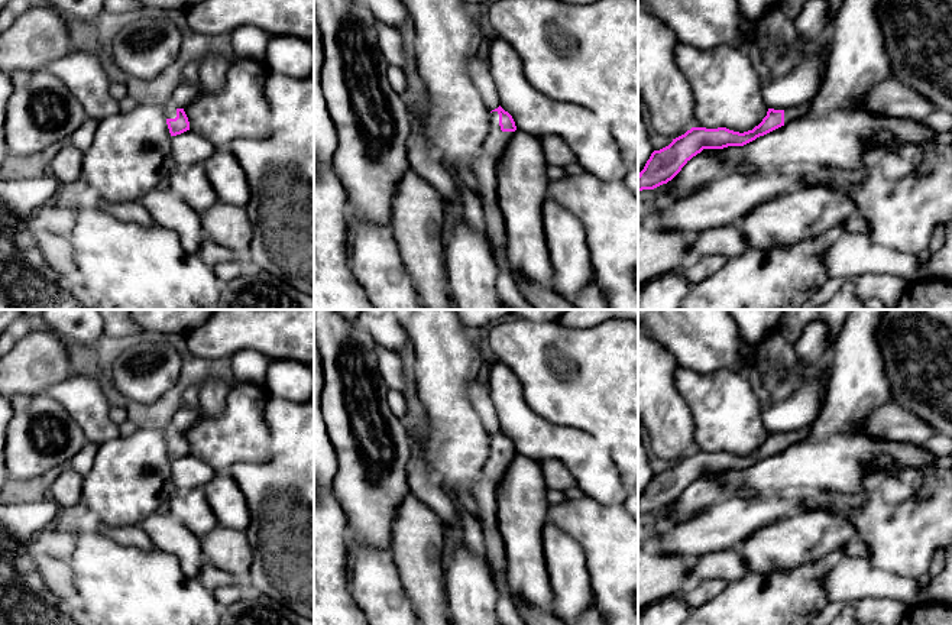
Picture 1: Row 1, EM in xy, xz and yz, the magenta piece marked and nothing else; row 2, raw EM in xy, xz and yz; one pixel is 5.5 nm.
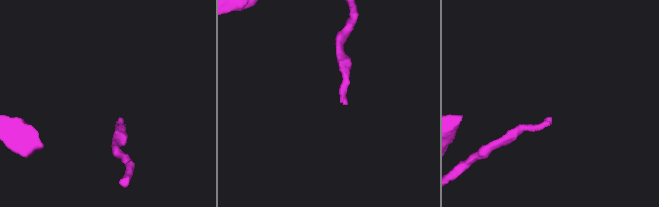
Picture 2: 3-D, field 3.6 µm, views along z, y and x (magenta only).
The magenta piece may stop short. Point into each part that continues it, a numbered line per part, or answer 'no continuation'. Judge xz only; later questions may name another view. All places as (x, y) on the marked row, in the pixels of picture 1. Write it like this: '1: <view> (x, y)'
1: xz (483, 174)

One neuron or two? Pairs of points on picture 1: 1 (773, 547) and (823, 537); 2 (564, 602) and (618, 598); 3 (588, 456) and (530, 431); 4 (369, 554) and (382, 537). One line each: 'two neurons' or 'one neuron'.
1: one neuron
2: two neurons
3: one neuron
4: two neurons

